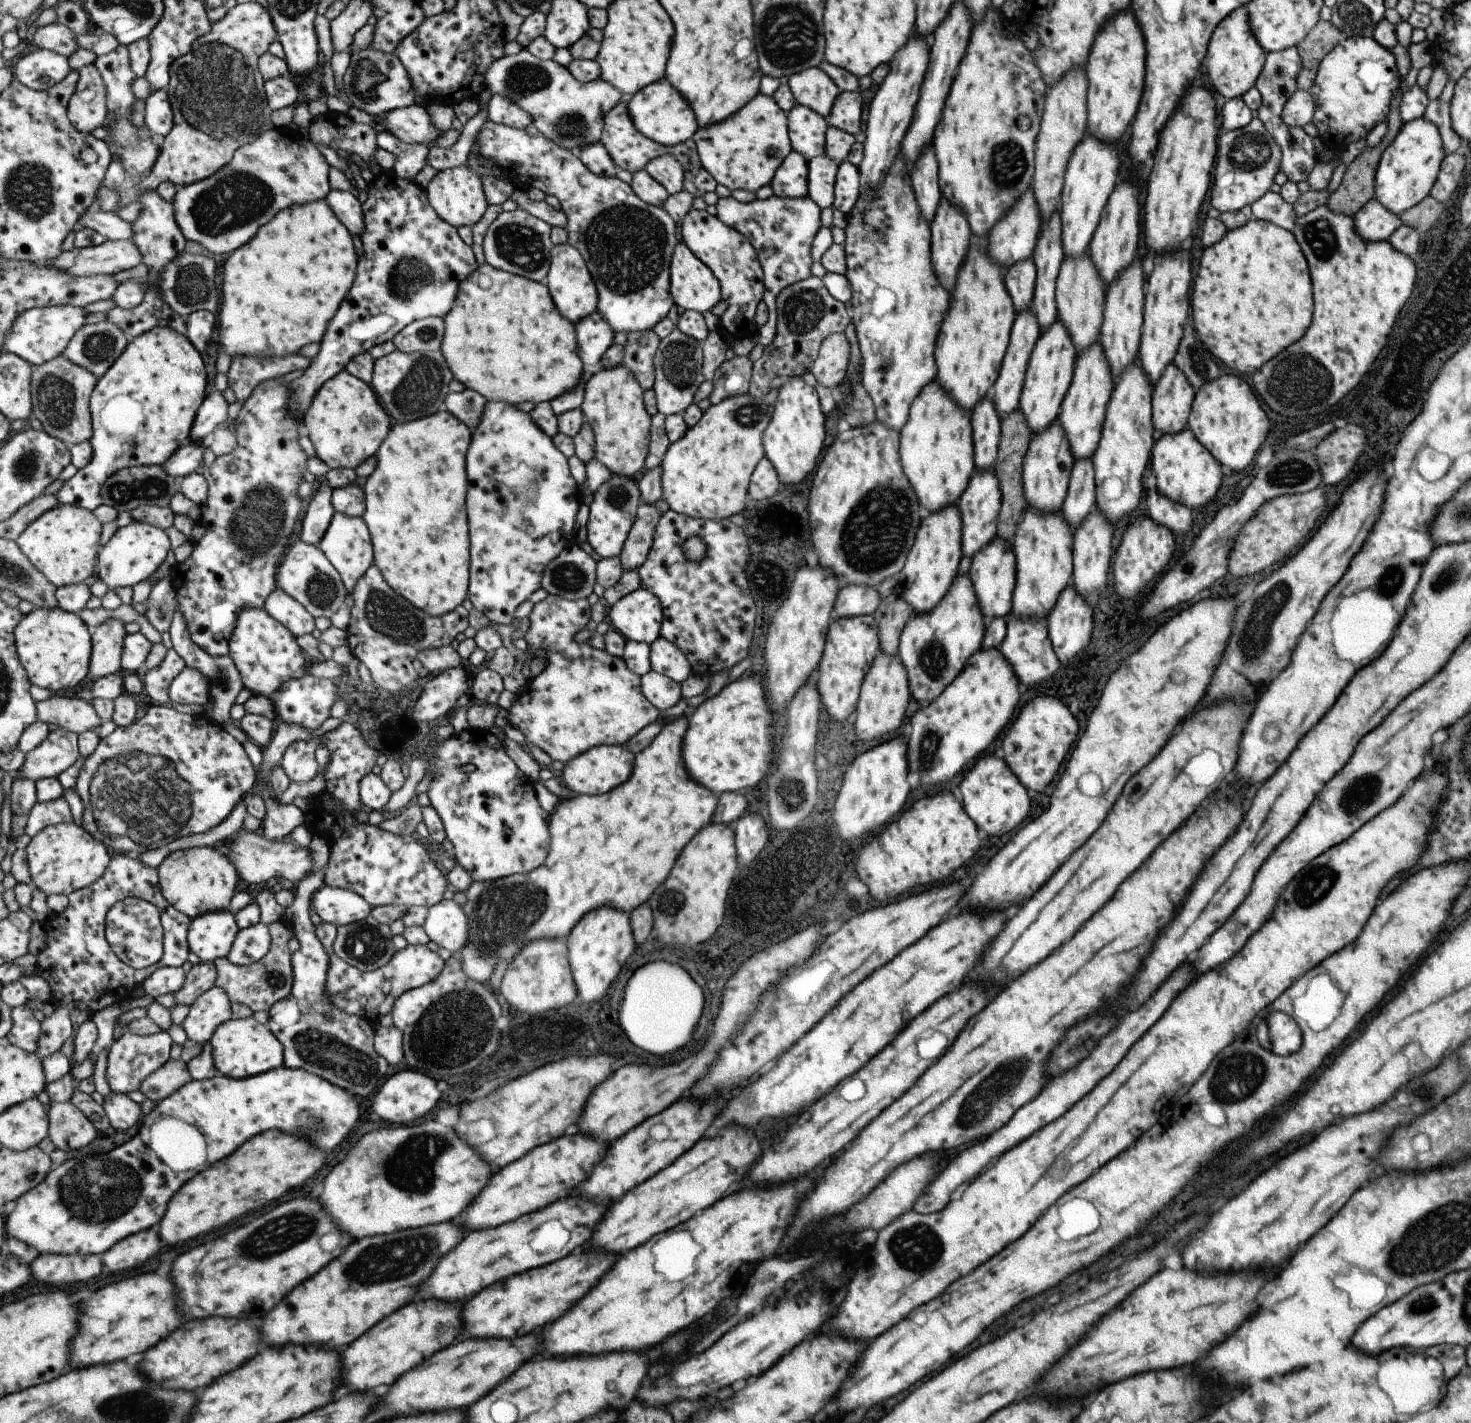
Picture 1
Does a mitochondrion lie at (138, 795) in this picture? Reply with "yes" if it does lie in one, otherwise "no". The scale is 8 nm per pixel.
yes

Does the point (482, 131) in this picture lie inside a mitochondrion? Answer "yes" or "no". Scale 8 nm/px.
no

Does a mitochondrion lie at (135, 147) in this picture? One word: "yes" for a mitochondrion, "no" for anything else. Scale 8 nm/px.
yes

